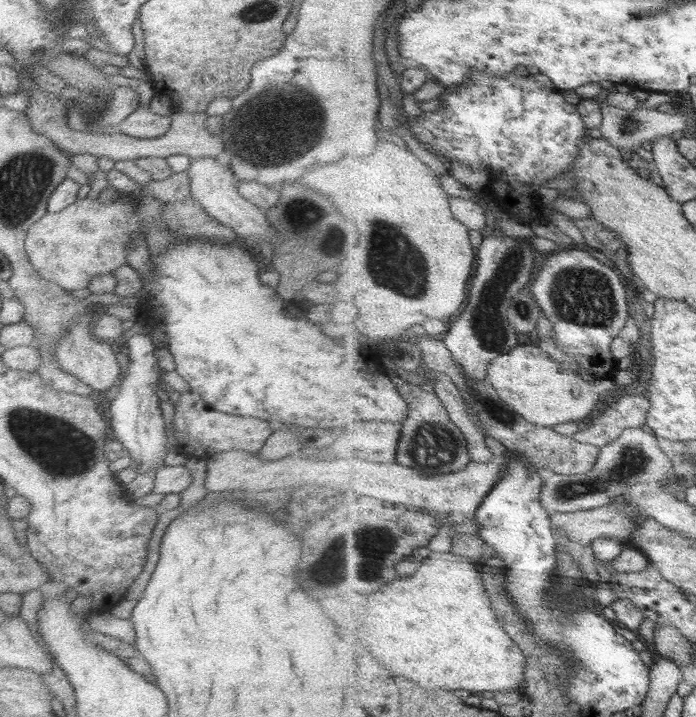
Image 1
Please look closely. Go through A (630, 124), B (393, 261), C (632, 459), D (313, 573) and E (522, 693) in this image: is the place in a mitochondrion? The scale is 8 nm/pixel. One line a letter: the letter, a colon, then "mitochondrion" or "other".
A: mitochondrion
B: mitochondrion
C: mitochondrion
D: other
E: other

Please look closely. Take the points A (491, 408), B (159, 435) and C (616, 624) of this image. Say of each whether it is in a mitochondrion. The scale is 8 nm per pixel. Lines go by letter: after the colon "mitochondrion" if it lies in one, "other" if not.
A: mitochondrion
B: other
C: other

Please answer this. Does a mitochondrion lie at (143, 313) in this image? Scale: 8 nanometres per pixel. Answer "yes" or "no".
no

